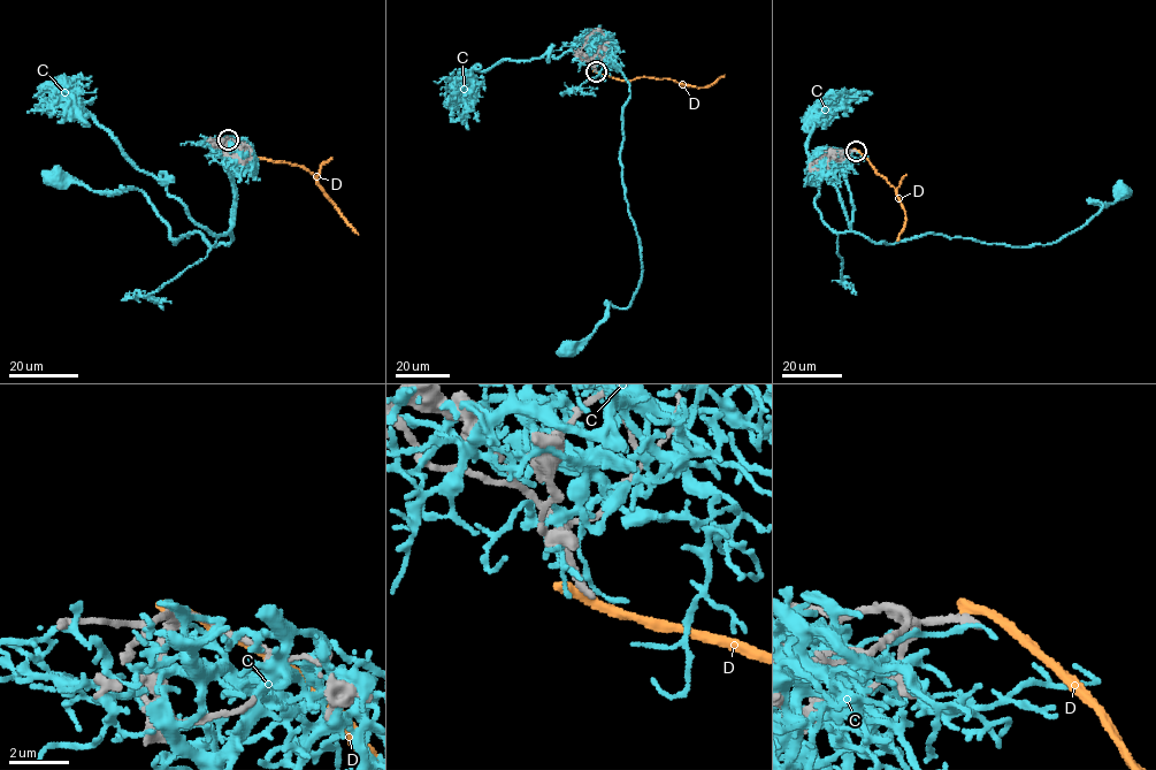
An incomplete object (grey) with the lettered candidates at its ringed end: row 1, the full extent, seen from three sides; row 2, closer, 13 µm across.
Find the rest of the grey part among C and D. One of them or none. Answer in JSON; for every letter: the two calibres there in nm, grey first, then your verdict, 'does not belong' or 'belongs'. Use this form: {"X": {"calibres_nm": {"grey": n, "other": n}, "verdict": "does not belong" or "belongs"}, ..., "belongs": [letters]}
{"C": {"calibres_nm": {"grey": 280, "other": 150}, "verdict": "does not belong"}, "D": {"calibres_nm": {"grey": 280, "other": 400}, "verdict": "does not belong"}, "belongs": []}

